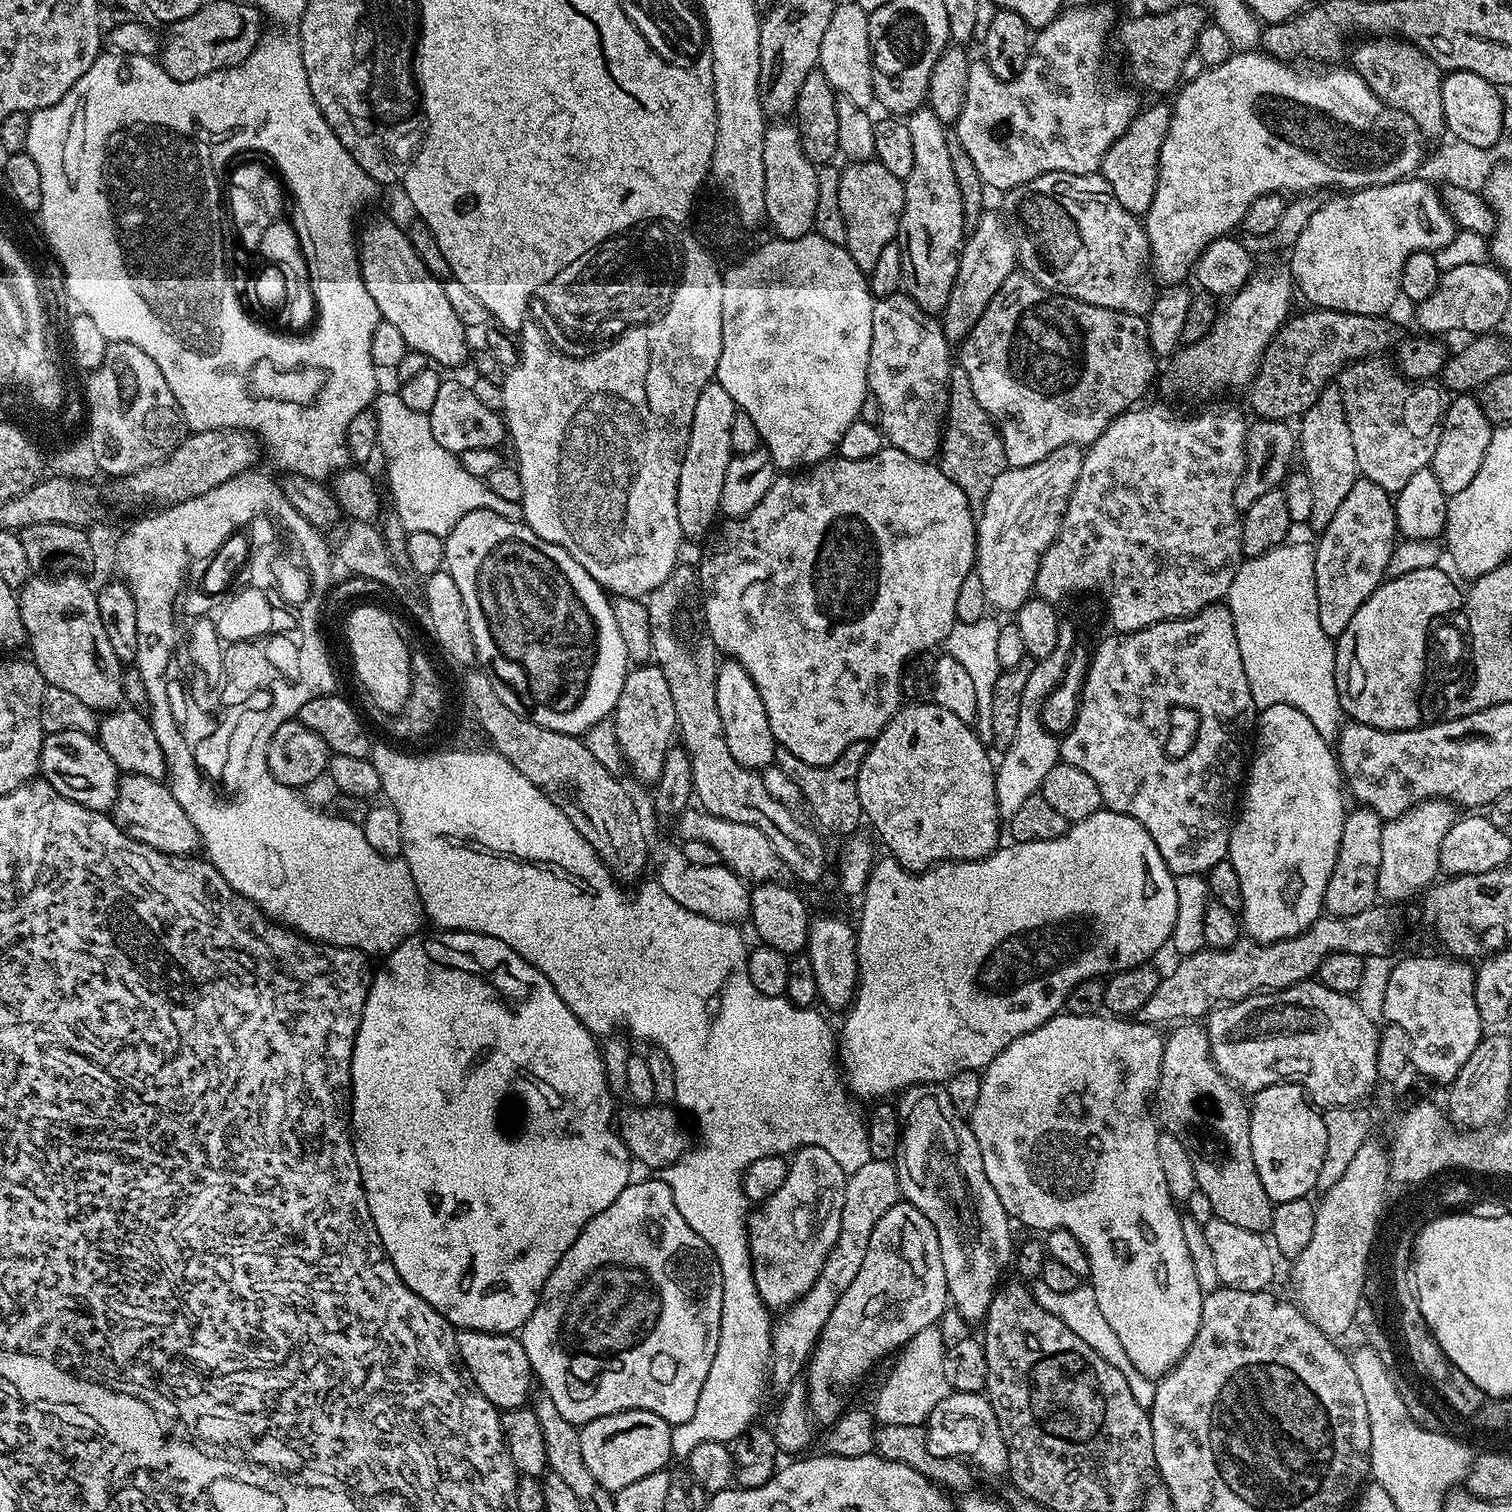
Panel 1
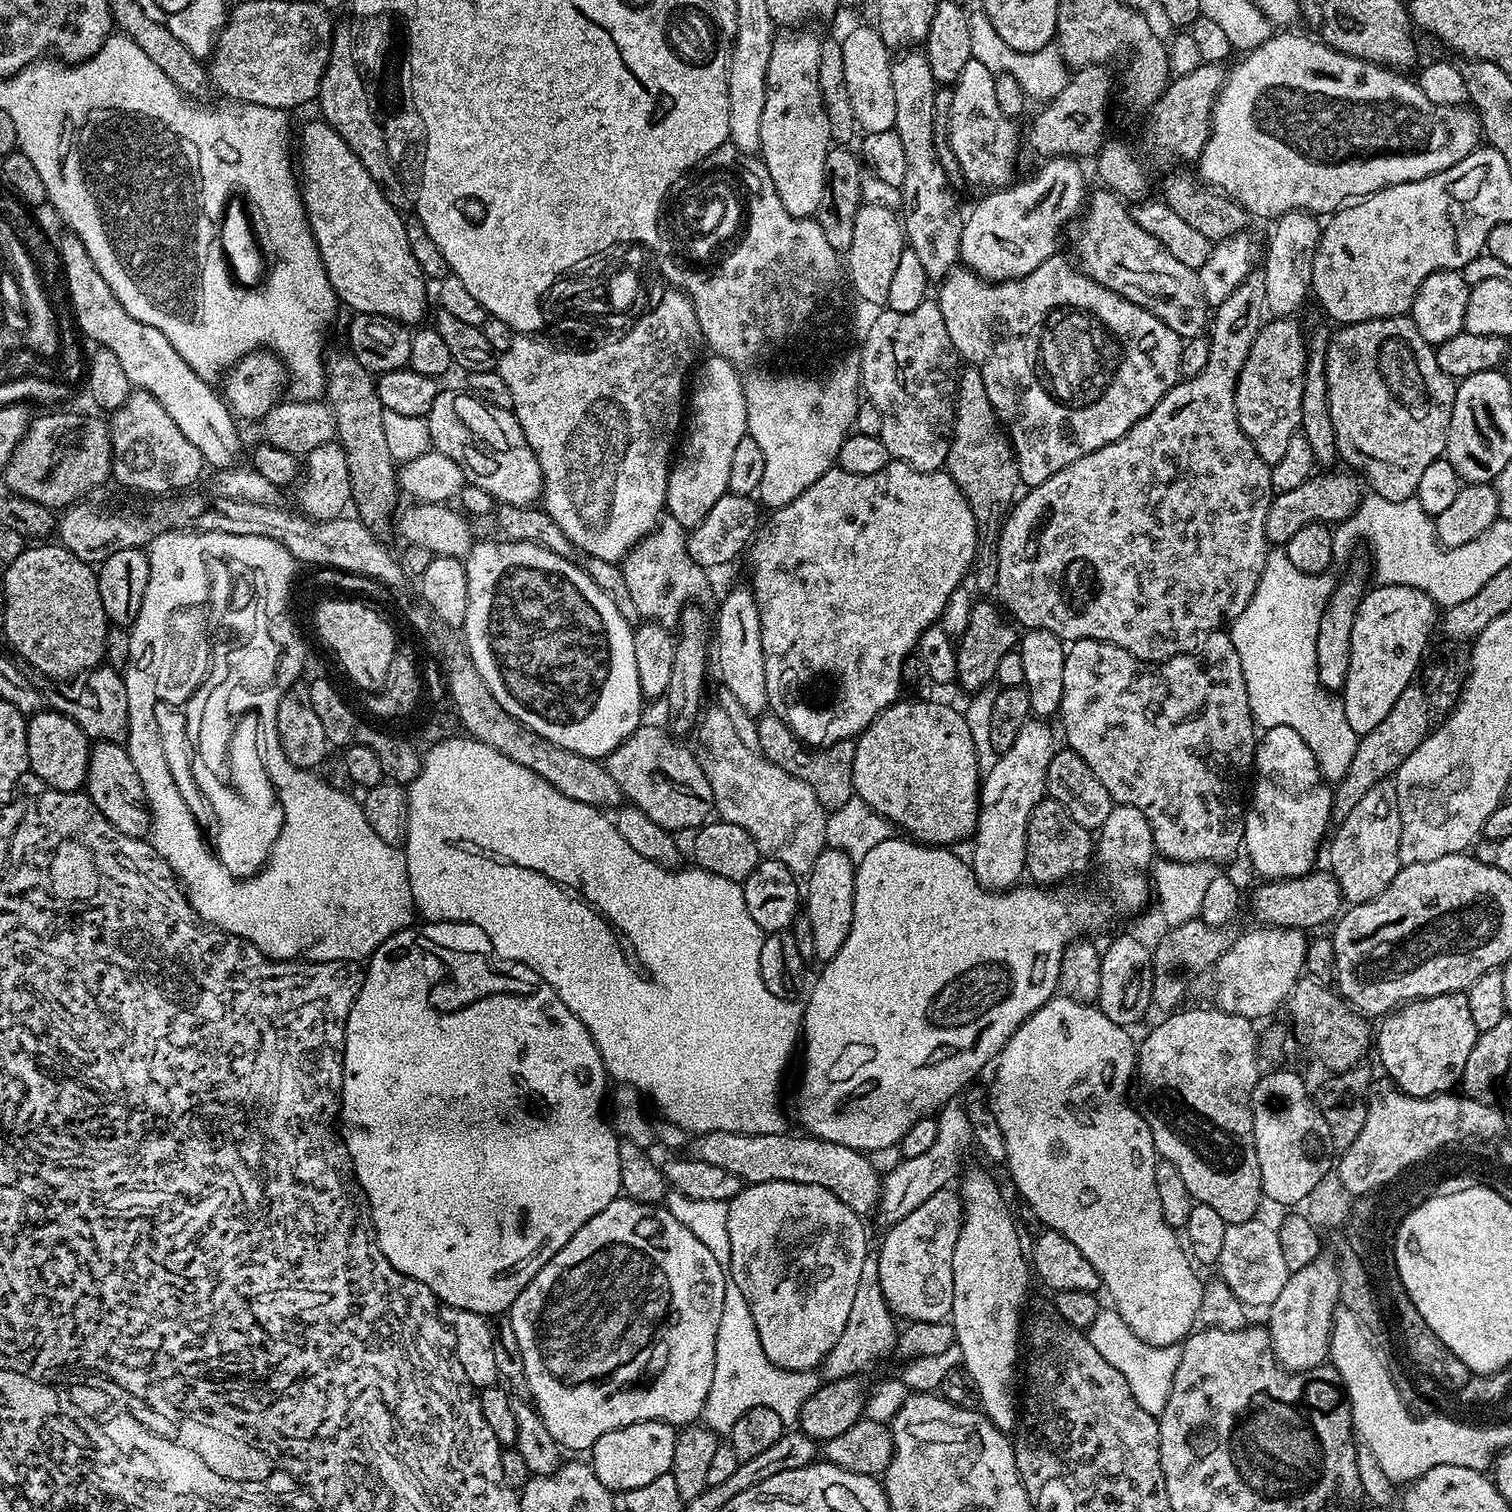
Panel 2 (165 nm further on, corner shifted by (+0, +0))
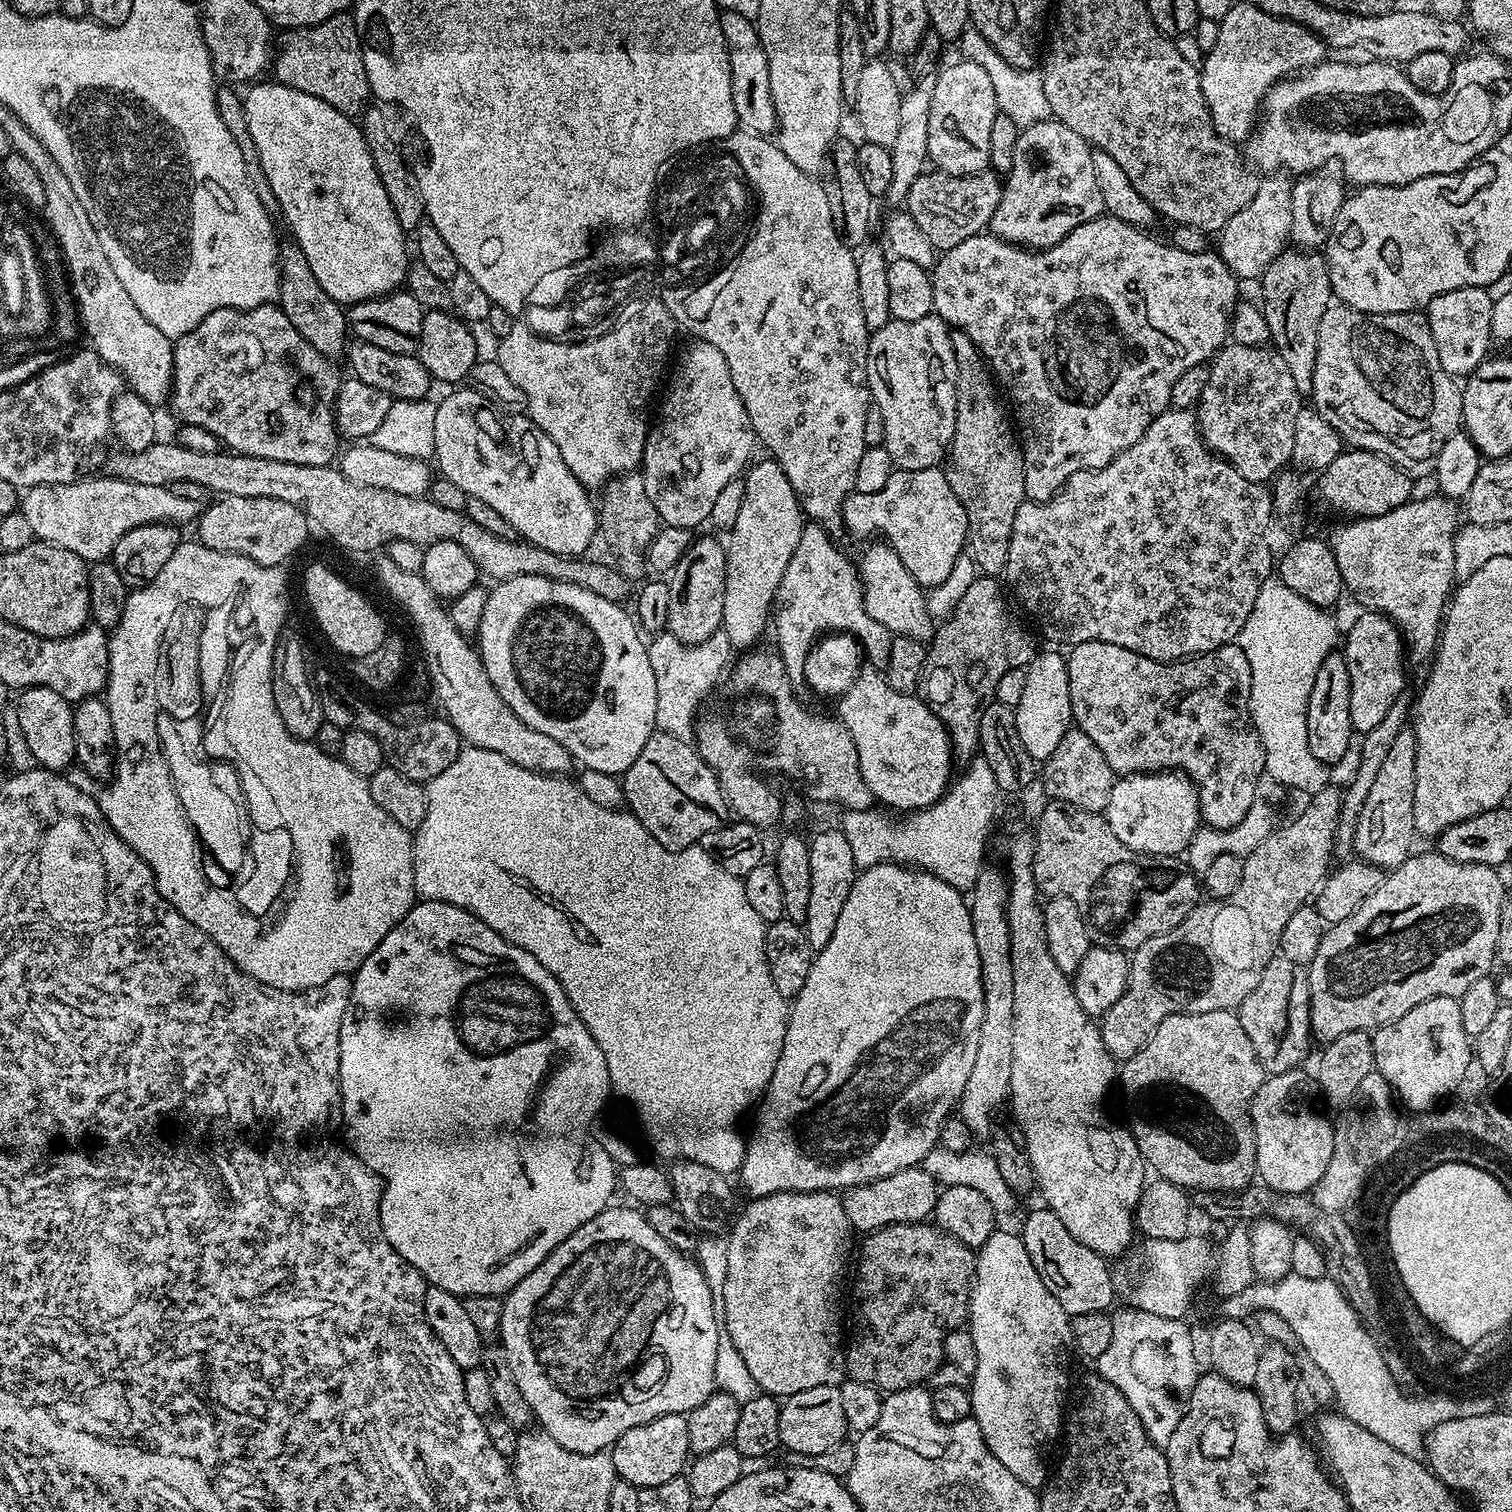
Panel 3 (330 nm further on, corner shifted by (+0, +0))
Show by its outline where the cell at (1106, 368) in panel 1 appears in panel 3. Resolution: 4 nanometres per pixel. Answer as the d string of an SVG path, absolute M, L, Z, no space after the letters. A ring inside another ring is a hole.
M1101 214L1095 220L1082 222L1082 226L1070 230L1070 234L1066 234L1066 238L1062 238L1062 242L1058 242L1053 248L1029 250L1019 244L1009 244L1008 241L991 234L971 236L966 238L966 242L958 242L958 246L947 249L931 269L933 313L942 317L949 329L968 335L970 342L974 342L974 346L988 361L988 367L992 369L992 375L998 381L999 387L1008 391L1010 412L1014 417L1024 454L1024 495L1029 501L1041 504L1054 498L1075 472L1095 472L1130 446L1134 446L1146 434L1150 424L1163 412L1169 411L1172 391L1178 378L1182 378L1182 374L1186 374L1186 370L1194 366L1207 365L1219 350L1229 343L1230 321L1241 299L1241 285L1237 276L1215 251L1187 252L1177 248L1175 243L1163 244L1147 234L1147 231L1120 221L1112 215Z

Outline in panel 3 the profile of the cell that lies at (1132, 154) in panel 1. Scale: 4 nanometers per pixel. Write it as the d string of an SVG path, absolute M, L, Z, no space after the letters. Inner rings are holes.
M1250 2L1233 3L1230 11L1220 17L1219 21L1218 42L1214 42L1214 50L1206 53L1200 68L1202 94L1206 98L1216 133L1233 142L1244 142L1252 135L1258 123L1268 91L1281 80L1321 63L1325 59L1326 45L1302 25L1283 20L1274 14L1266 14L1266 10Z

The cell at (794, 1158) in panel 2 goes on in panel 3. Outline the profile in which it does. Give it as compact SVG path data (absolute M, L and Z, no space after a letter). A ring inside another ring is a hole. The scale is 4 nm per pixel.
M917 1166L906 1170L898 1170L898 1174L890 1174L886 1178L863 1184L857 1188L847 1189L843 1193L842 1199L846 1210L846 1218L850 1218L853 1229L857 1233L867 1234L891 1224L918 1224L927 1221L936 1211L936 1203L940 1193L941 1189L938 1187L935 1178L931 1177L923 1168Z

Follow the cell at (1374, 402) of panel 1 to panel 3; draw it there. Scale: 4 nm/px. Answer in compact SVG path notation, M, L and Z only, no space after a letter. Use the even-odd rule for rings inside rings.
M1339 302L1333 303L1326 314L1322 314L1322 322L1318 325L1318 358L1314 362L1314 386L1310 400L1316 412L1322 414L1322 418L1326 418L1326 422L1330 422L1330 426L1334 426L1347 443L1349 440L1352 448L1376 452L1416 478L1423 474L1424 464L1431 465L1435 461L1444 443L1461 431L1464 418L1464 393L1461 385L1446 370L1442 370L1442 362L1438 362L1438 346L1434 346L1434 334L1430 334L1428 318L1423 311L1374 314L1359 312Z

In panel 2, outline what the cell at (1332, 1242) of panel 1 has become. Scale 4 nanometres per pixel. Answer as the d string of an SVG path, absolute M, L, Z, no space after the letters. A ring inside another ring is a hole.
M1317 1258L1289 1275L1278 1298L1266 1308L1266 1327L1272 1339L1272 1352L1289 1372L1308 1372L1329 1359L1332 1319L1340 1304L1340 1275L1335 1259Z

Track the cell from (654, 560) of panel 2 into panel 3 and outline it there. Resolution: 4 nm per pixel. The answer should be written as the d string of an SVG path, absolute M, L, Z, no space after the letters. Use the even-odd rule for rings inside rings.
M639 471L611 477L599 496L599 535L602 540L604 536L605 546L612 551L611 559L615 567L619 568L624 577L633 578L632 576L638 575L640 571L645 571L648 547L662 527L658 510L654 510L654 502L650 502L650 494L646 494L646 482Z

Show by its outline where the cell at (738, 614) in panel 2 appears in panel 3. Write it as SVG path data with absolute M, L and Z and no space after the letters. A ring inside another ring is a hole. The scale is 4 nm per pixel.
M757 459L743 477L744 497L738 522L734 522L726 539L726 606L722 630L736 650L751 649L764 627L767 624L769 627L782 574L790 566L790 558L806 527L801 497L790 486L782 466L775 459L763 459Z

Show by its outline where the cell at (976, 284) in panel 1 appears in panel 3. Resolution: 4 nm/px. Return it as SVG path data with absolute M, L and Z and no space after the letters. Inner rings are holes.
M1055 118L1025 127L1017 138L1013 168L1003 183L1004 193L998 202L998 210L994 210L992 215L991 235L1029 250L1053 248L1062 242L1062 238L1066 238L1066 234L1070 234L1070 230L1082 226L1082 222L1095 220L1105 209L1091 161L1092 154L1093 149L1082 137Z

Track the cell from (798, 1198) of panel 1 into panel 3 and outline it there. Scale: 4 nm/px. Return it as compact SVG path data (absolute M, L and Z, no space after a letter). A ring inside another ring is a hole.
M779 1192L747 1201L726 1239L729 1253L725 1282L726 1335L738 1346L757 1389L787 1398L814 1386L837 1386L846 1379L846 1328L840 1325L840 1291L848 1255L853 1255L854 1229L846 1218L844 1201L831 1192Z

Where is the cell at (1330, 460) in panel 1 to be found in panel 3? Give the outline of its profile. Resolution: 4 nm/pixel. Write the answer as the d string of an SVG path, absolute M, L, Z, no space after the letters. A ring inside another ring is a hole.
M1285 250L1280 253L1274 262L1259 277L1260 296L1264 299L1262 311L1266 318L1266 324L1270 326L1270 340L1276 351L1280 352L1283 361L1288 365L1290 374L1301 396L1311 397L1314 386L1314 362L1318 358L1318 325L1322 322L1322 314L1331 308L1334 303L1334 293L1330 274L1328 273L1328 261L1316 250Z

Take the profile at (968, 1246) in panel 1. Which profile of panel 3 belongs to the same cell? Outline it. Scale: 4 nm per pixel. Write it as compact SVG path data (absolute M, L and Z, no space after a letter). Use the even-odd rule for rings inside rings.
M997 1230L976 1252L966 1328L972 1333L974 1348L978 1350L978 1366L970 1374L971 1419L978 1422L990 1454L994 1454L994 1458L1014 1474L1014 1478L1026 1482L1026 1486L1031 1488L1043 1489L1050 1476L1048 1447L1056 1439L1061 1439L1066 1424L1064 1399L1068 1396L1068 1348L1070 1352L1072 1322L1068 1311L1054 1294L1050 1294L1050 1290L1046 1290L1046 1282L1042 1282L1038 1270L1034 1270L1034 1262L1030 1262L1030 1254L1026 1254L1023 1235Z

